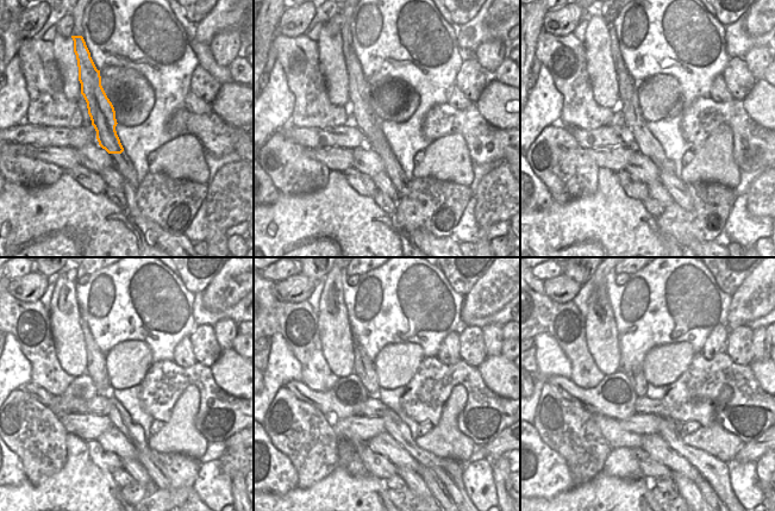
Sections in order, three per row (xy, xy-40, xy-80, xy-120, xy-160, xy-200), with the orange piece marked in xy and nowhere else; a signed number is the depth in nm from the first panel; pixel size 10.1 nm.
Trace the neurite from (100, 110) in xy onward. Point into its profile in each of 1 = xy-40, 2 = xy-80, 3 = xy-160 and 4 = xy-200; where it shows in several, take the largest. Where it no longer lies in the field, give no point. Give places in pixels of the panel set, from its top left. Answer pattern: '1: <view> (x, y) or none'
1: xy-40 (361, 113)
2: xy-80 (644, 142)
3: xy-160 (450, 473)
4: xy-200 (716, 472)

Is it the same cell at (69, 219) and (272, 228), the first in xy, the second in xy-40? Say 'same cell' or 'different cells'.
same cell

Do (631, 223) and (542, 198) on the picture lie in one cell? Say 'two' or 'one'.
two

